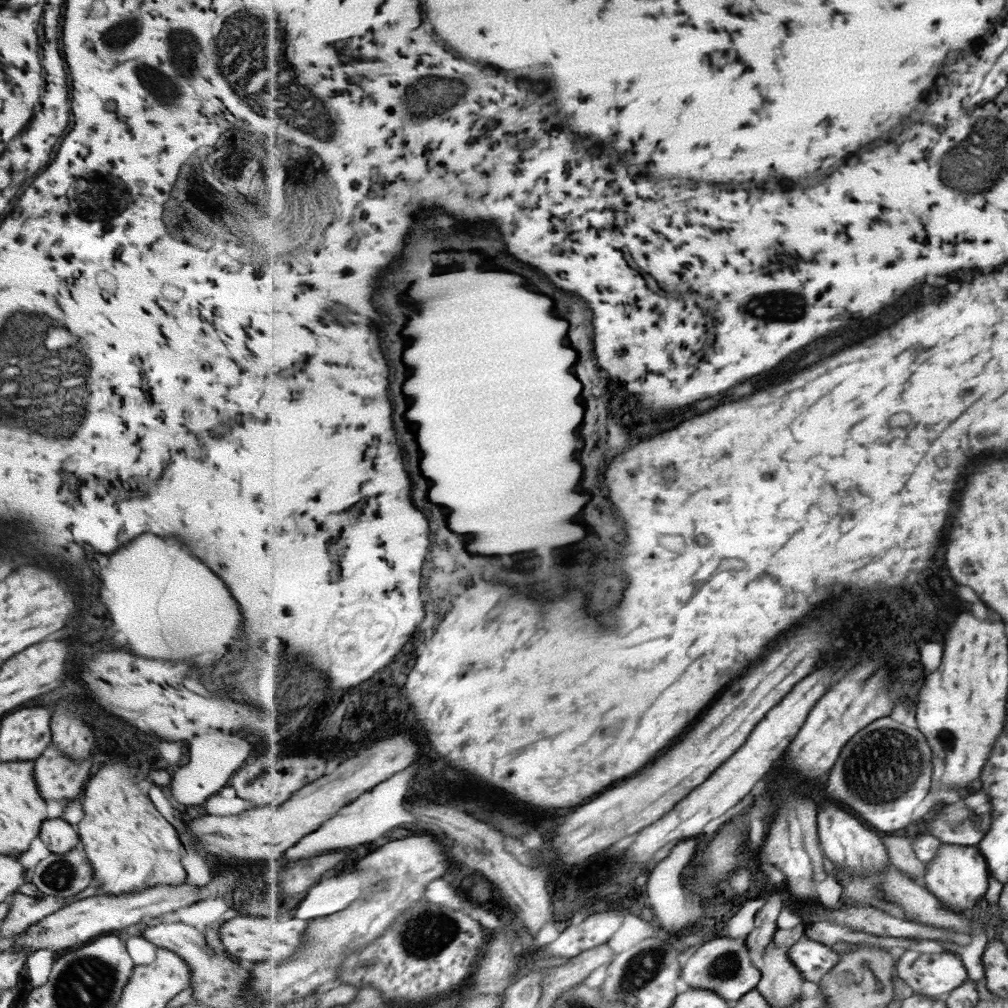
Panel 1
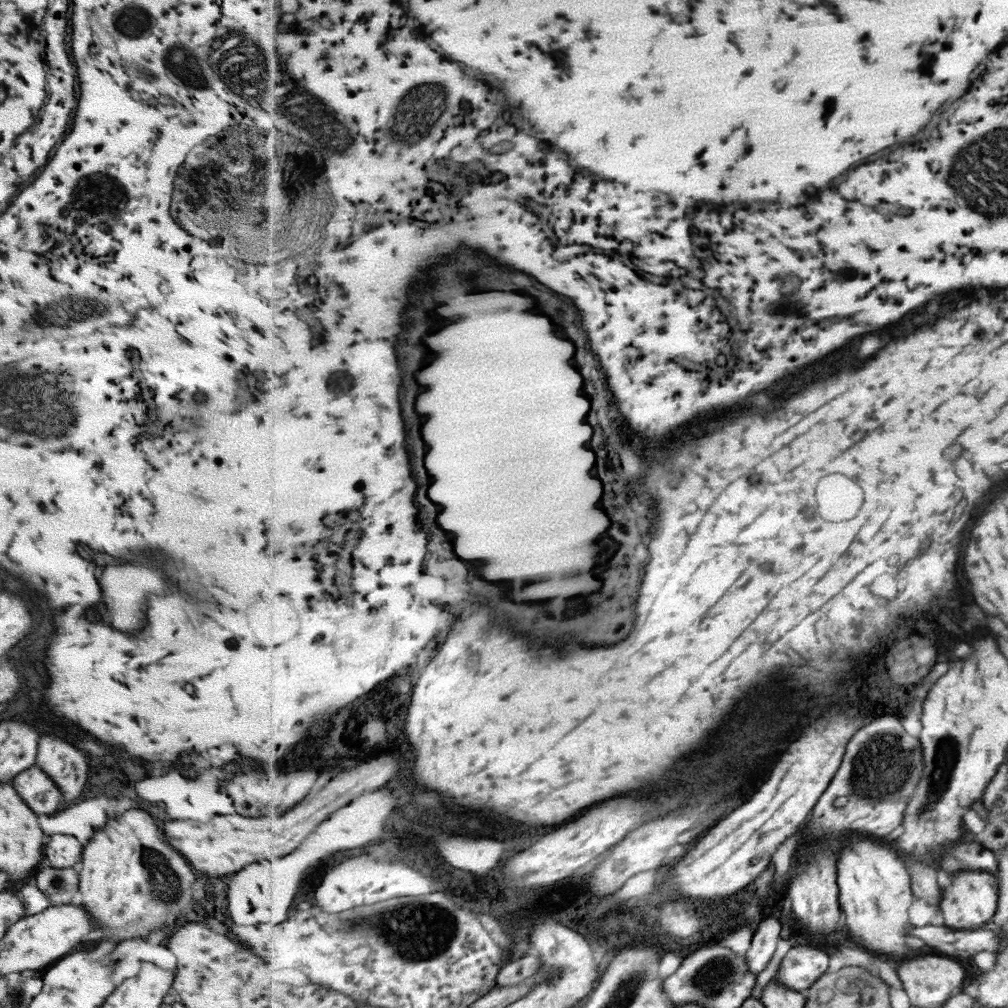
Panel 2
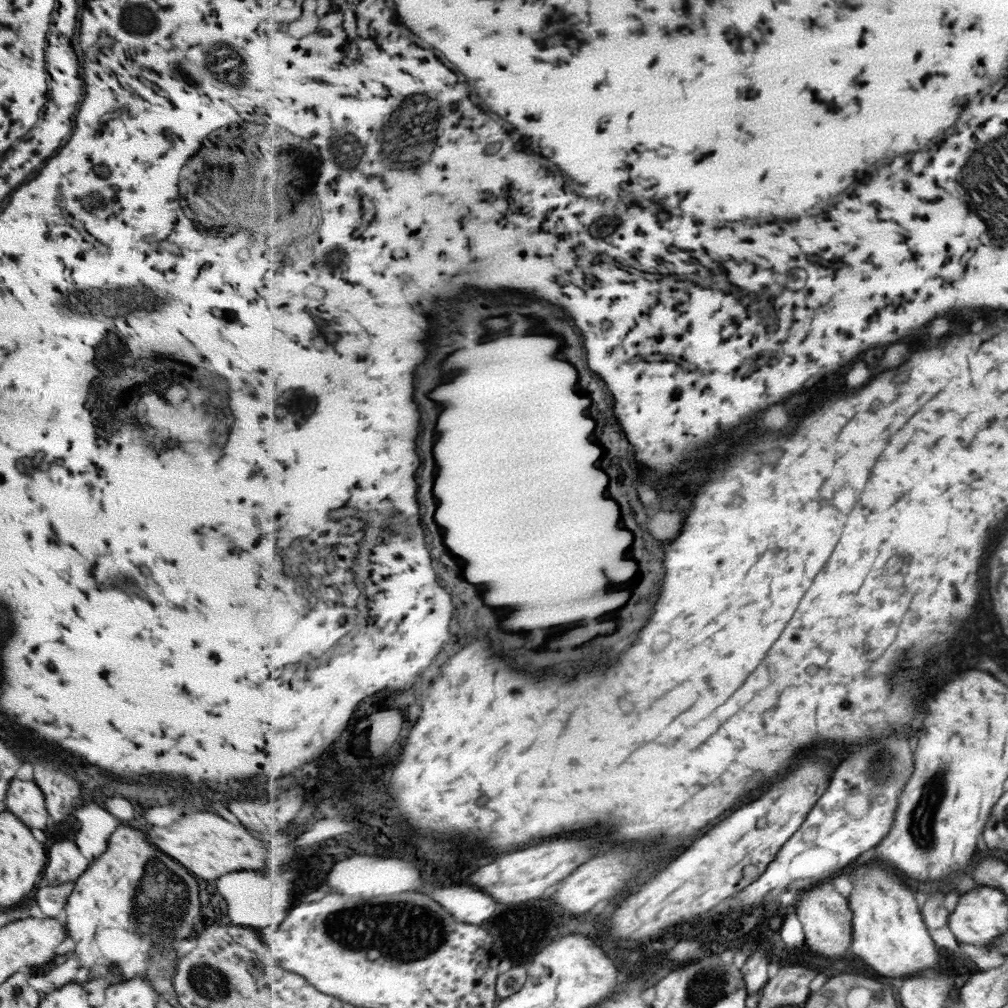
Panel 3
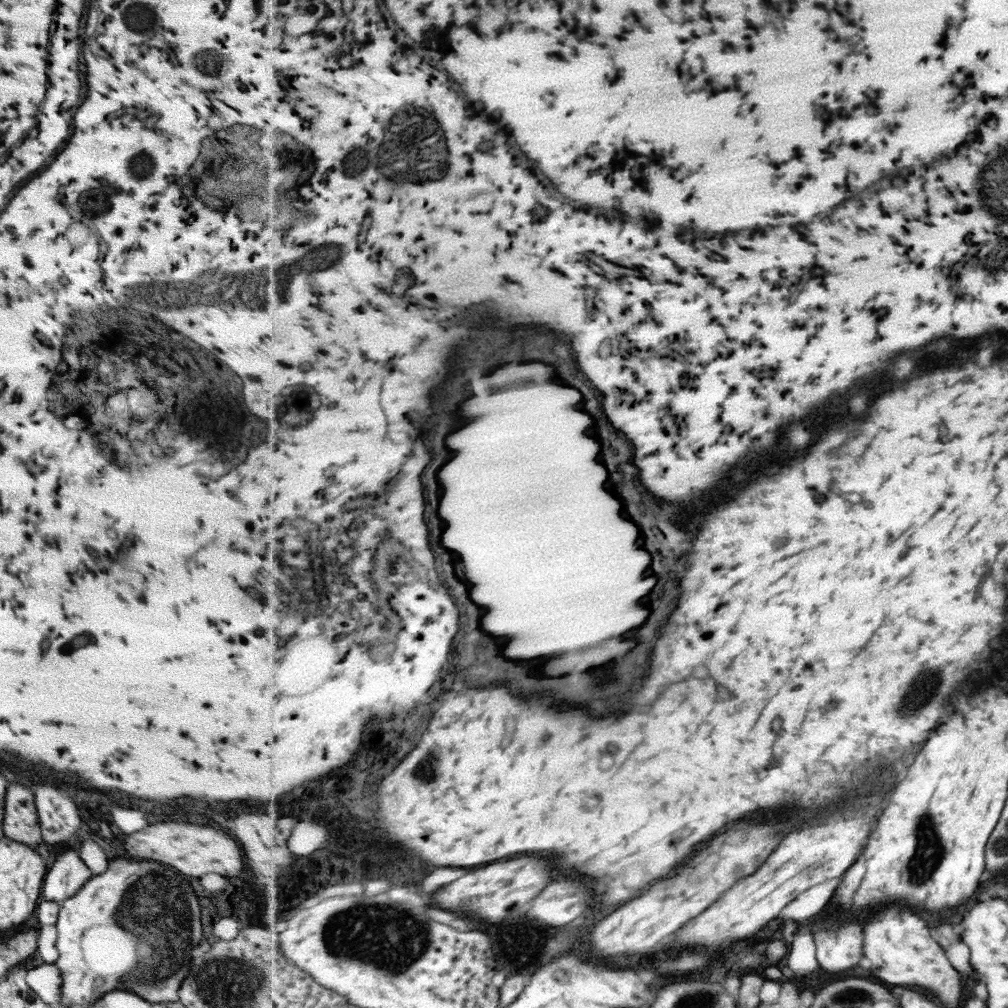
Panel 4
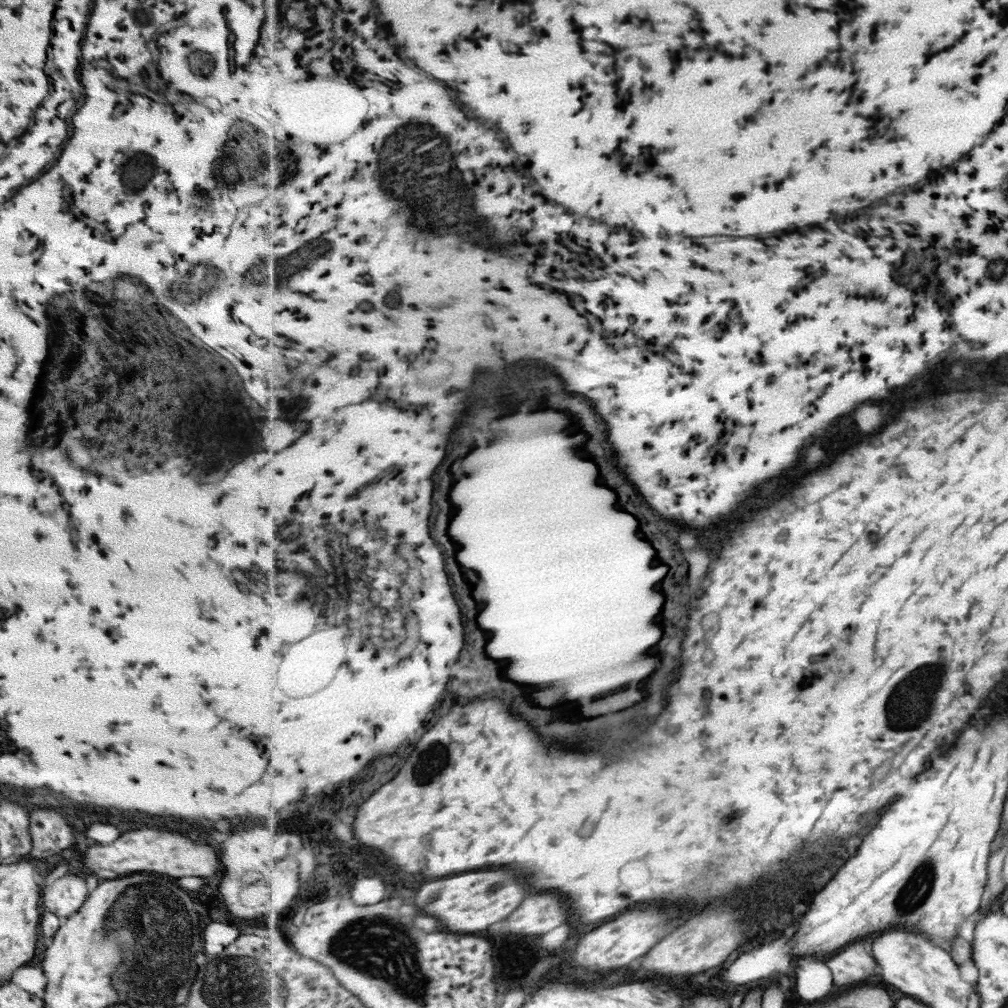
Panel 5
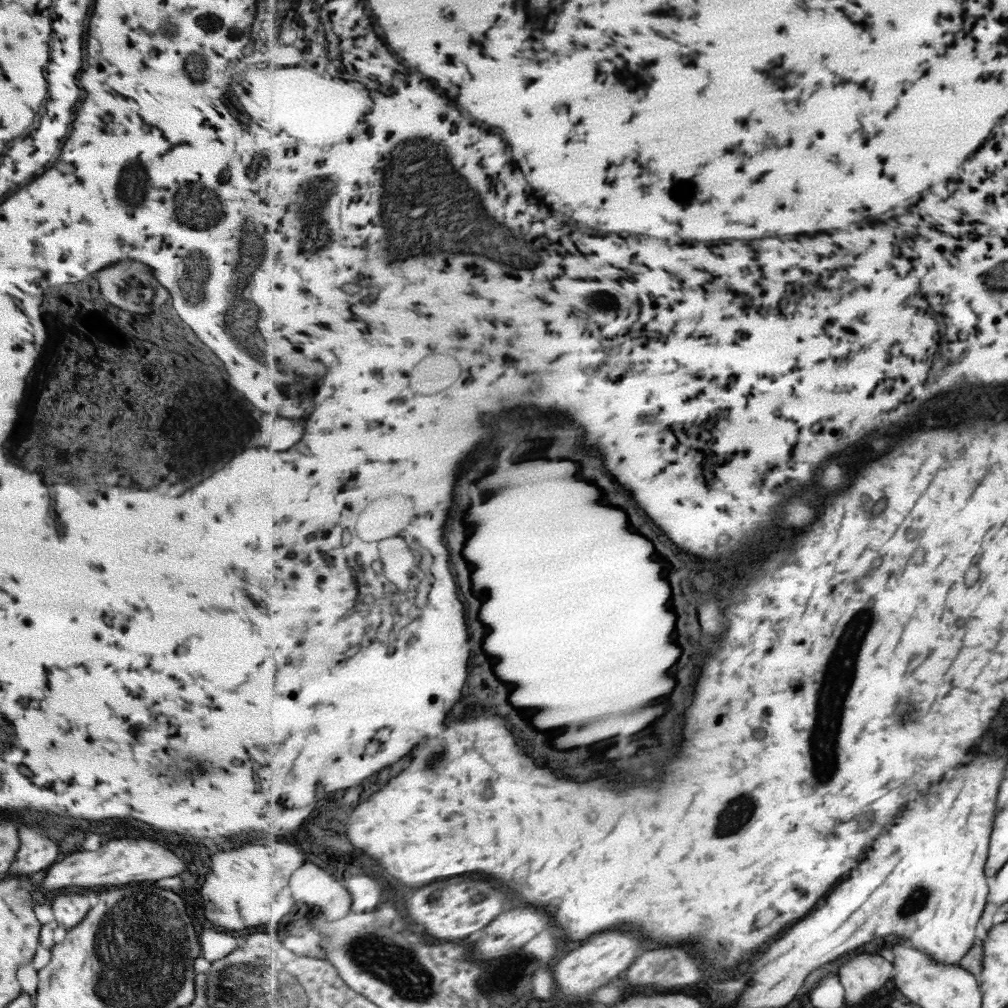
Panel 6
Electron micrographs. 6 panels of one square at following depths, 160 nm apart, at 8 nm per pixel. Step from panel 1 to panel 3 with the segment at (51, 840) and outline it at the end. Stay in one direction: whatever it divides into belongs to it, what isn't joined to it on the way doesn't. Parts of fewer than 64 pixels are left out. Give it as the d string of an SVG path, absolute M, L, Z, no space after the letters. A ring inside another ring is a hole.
M57 840L46 850L46 863L42 872L43 883L58 885L73 881L87 868L89 862L79 854L71 840Z

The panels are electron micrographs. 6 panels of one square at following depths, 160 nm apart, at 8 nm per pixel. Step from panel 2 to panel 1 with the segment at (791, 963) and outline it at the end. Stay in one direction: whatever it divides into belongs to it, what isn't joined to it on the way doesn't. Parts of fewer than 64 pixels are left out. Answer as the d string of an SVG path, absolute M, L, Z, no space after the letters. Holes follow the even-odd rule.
M809 937L799 939L790 948L790 957L806 980L816 984L840 962L840 956L830 946Z

